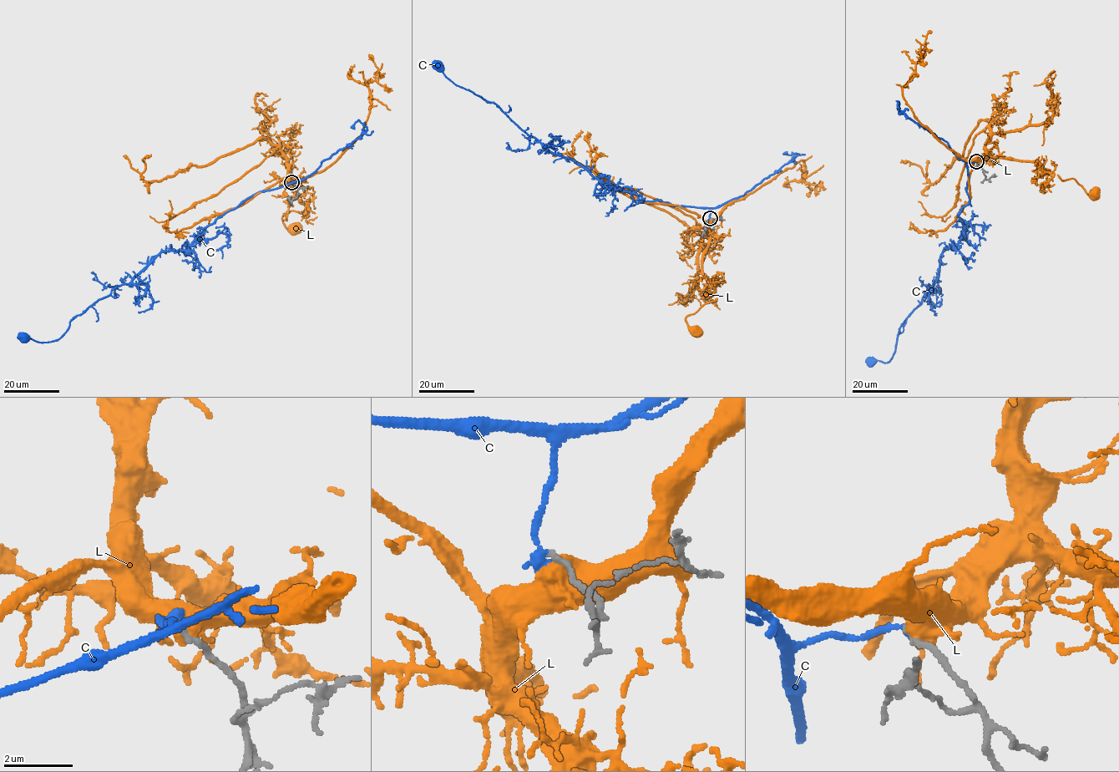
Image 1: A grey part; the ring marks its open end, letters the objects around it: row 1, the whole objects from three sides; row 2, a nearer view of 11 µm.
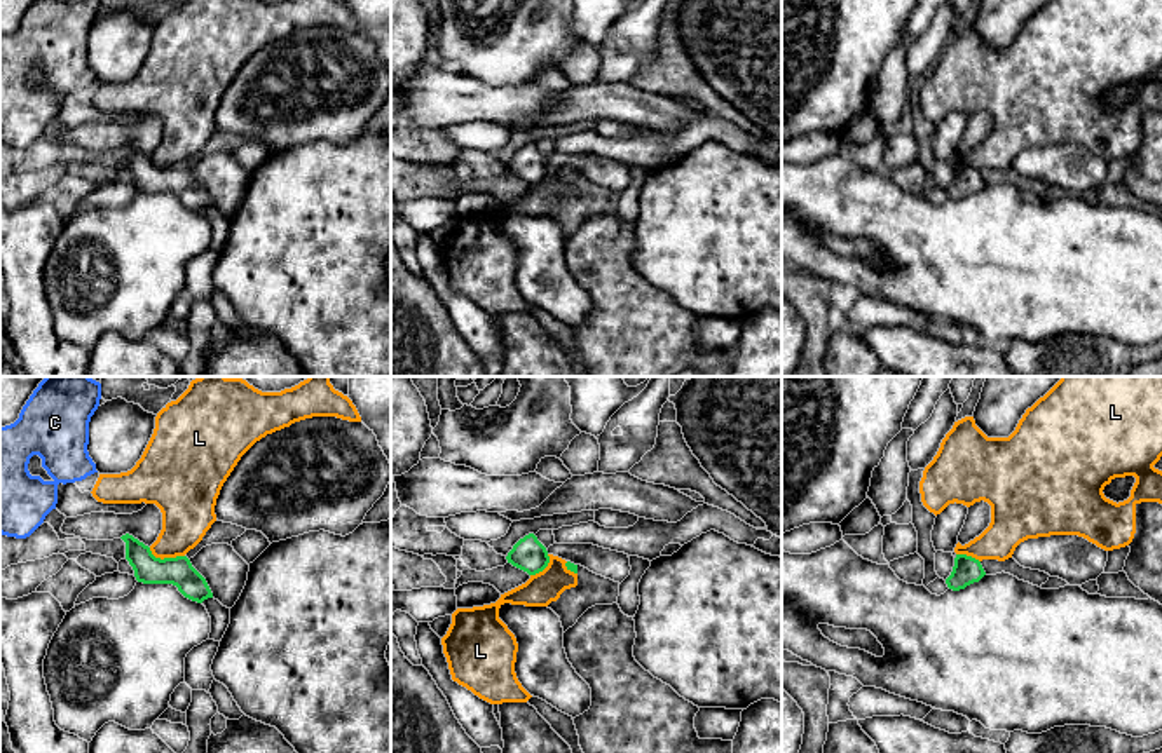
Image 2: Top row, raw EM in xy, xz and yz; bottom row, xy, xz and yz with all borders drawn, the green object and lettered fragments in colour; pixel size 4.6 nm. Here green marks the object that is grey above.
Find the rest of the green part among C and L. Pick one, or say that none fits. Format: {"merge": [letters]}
{"merge": ["C"]}

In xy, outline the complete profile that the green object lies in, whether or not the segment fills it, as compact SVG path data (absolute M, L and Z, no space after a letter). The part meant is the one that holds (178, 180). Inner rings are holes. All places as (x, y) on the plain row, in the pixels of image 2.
M126 143L126 169L134 180L134 187L143 193L173 193L178 200L197 213L213 207L206 188L192 176L187 166L155 167L148 155Z

